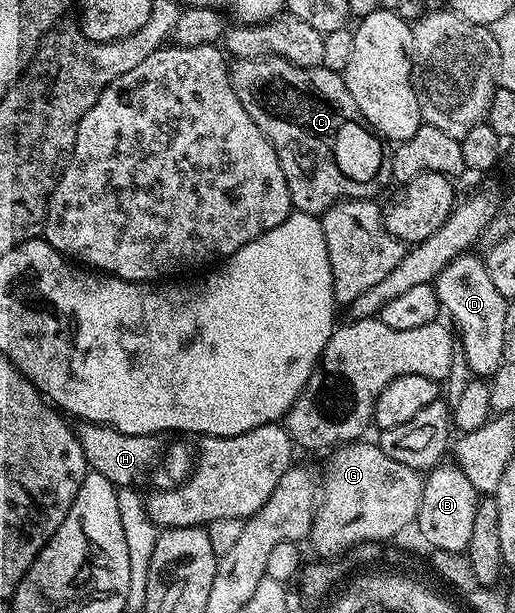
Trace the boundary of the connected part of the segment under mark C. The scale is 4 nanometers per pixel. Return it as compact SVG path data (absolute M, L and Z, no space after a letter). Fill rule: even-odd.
M258 58L234 61L229 79L233 81L233 91L235 96L239 96L239 104L247 108L247 116L259 124L275 148L275 156L279 156L279 168L283 168L294 211L320 216L336 202L347 198L373 198L385 185L390 185L392 157L385 156L382 162L377 159L378 135L357 113L355 100L351 100L351 92L347 92L345 79L338 71L328 70L322 65L303 68L282 58Z

